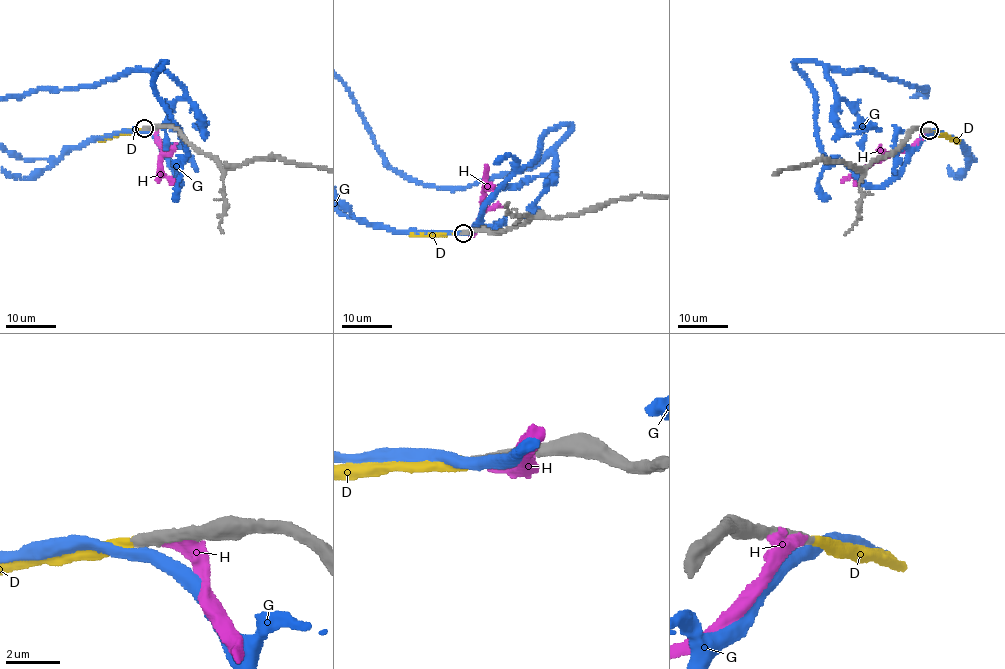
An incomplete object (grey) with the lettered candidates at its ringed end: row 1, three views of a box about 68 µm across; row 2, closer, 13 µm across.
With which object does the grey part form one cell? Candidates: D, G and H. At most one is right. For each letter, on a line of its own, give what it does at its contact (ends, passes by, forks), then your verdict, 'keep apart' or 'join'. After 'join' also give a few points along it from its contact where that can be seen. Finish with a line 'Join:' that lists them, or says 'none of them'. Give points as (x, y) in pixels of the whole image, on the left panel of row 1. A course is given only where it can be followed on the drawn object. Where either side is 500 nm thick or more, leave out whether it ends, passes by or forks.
D: it ends | join | via (143, 129), (122, 131), (98, 139)
G: it passes by | keep apart
H: keep apart
Join: D

